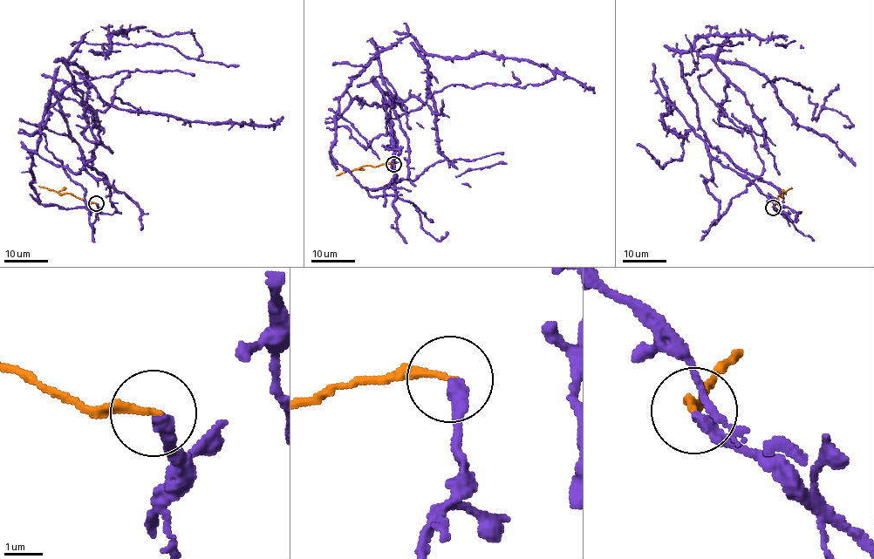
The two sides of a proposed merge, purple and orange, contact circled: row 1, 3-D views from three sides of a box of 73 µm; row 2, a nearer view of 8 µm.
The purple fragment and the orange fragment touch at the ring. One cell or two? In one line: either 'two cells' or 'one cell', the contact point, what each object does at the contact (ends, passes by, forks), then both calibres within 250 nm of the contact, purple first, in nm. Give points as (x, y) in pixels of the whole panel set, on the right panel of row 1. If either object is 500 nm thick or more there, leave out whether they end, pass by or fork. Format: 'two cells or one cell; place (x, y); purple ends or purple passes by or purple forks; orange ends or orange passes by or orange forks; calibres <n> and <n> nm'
two cells; place (773, 207); purple ends; orange ends; calibres 360 and 170 nm

